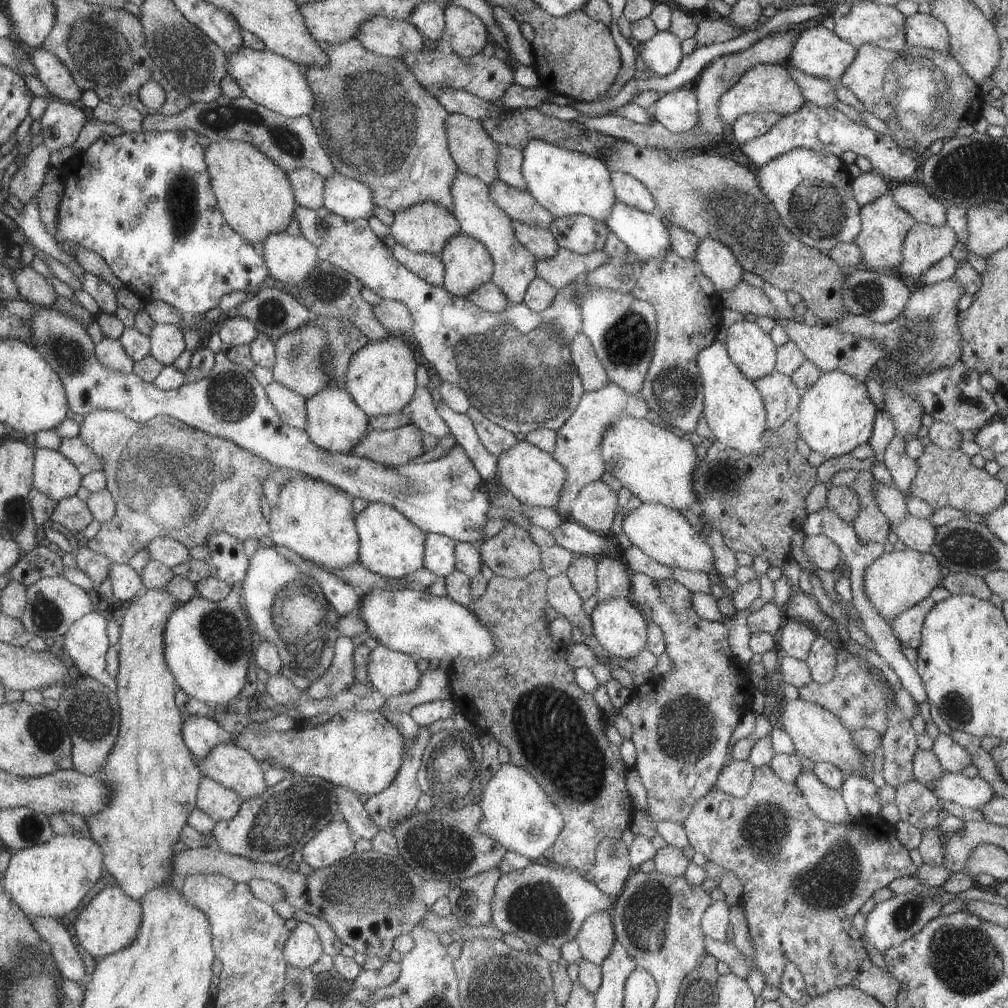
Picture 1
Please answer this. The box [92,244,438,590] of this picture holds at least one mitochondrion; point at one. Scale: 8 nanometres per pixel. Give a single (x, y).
(231, 395)

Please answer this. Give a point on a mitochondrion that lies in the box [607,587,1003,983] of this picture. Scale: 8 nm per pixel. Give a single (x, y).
(687, 730)

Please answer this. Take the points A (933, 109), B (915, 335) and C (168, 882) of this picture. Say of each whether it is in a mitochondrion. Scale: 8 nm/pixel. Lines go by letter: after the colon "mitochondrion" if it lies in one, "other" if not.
A: mitochondrion
B: mitochondrion
C: other

